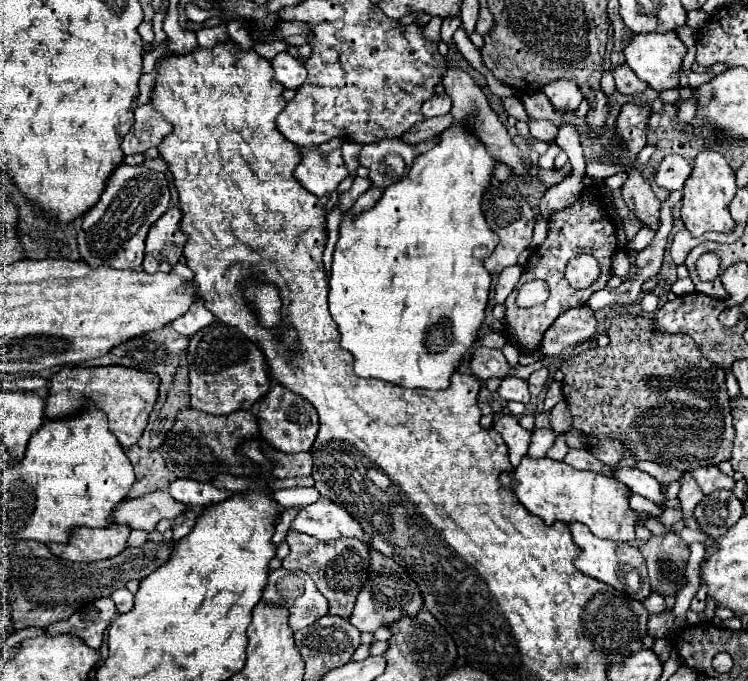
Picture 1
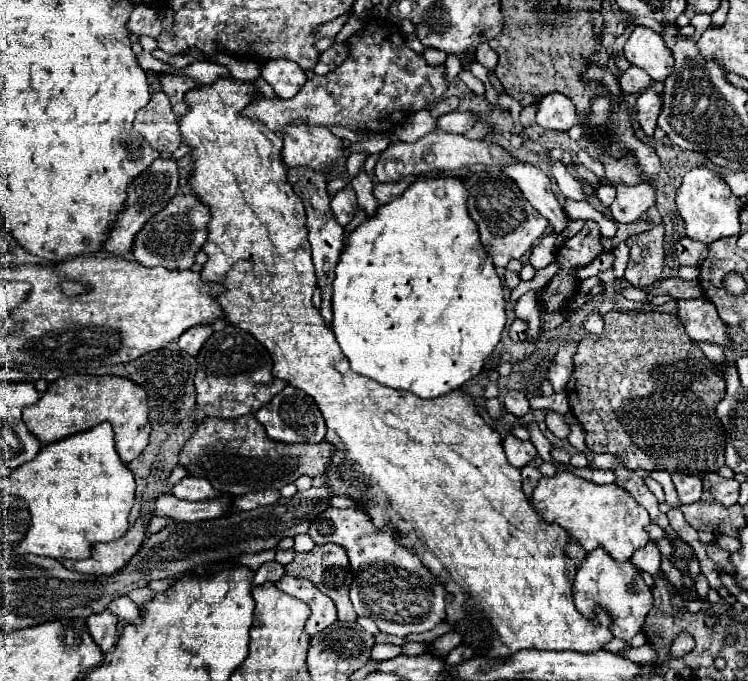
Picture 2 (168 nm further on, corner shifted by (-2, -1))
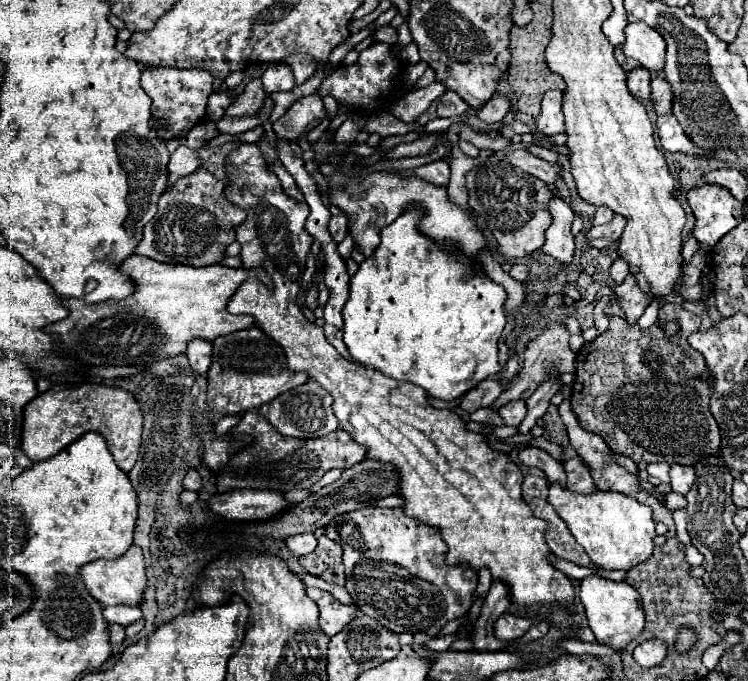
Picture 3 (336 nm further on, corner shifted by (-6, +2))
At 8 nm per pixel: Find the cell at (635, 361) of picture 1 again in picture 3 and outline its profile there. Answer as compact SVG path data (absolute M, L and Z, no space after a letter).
M665 303L659 309L661 321L679 321L681 329L673 339L663 335L659 325L641 329L639 325L629 325L623 317L609 317L609 329L601 333L595 341L585 343L577 353L577 373L571 393L571 409L575 411L579 425L585 431L599 435L615 453L621 453L635 463L647 461L667 461L681 465L695 465L707 457L719 455L719 427L709 411L709 371L705 359L699 351L691 349L687 337L699 331L701 317L685 311L679 303Z

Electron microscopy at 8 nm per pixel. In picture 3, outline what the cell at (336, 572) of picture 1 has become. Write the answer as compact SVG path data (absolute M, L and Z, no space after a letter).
M321 537L319 545L313 553L303 555L299 559L299 563L311 573L317 575L321 579L325 579L327 583L335 583L335 585L345 585L345 573L343 573L343 549L339 547L339 543Z

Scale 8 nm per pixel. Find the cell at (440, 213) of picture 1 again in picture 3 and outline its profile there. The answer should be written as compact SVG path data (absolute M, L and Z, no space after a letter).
M411 207L411 211L405 211L395 223L385 227L375 255L365 259L351 277L349 301L343 309L343 339L355 361L379 369L397 381L415 383L437 399L453 401L501 371L497 343L507 323L503 313L507 293L487 275L475 275L471 259L451 255L447 245L433 243L419 233L417 223L421 217L423 211Z

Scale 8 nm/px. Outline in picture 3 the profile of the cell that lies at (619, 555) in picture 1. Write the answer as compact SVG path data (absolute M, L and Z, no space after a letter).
M591 575L581 581L581 603L585 605L585 613L589 619L589 627L595 633L597 643L609 645L615 651L621 651L627 643L631 643L645 625L645 613L641 607L639 593L625 581L607 581L599 575Z

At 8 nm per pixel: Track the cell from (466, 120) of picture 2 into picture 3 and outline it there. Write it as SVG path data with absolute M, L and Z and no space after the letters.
M495 95L477 111L477 115L487 123L495 123L501 121L509 111L511 111L511 101L505 95Z

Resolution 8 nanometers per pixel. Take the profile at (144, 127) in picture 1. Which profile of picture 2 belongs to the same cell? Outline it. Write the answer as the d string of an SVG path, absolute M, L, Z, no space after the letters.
M147 70L147 80L151 88L151 100L147 106L137 110L135 130L149 142L149 146L157 152L175 152L181 144L177 116L171 110L167 94L163 94L159 76L153 70Z

